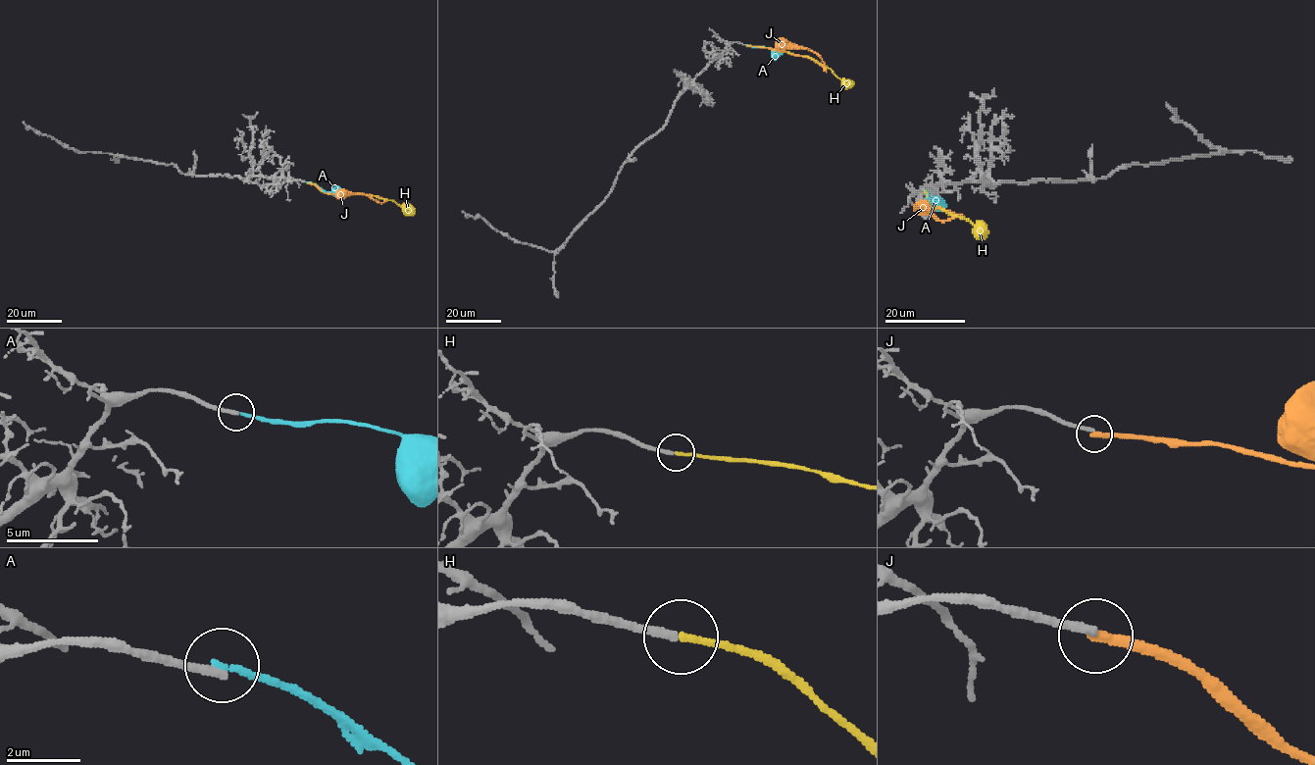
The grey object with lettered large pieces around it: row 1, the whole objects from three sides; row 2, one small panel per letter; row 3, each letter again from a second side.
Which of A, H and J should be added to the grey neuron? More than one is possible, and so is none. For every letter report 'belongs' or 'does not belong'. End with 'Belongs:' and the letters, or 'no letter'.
A: does not belong
H: belongs
J: does not belong
Belongs: H

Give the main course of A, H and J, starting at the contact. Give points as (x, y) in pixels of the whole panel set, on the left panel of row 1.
A: (307, 181), (327, 192), (343, 193)
H: (308, 182), (328, 192), (360, 193), (394, 201), (415, 213)
J: (308, 182), (335, 194), (369, 194), (386, 200)

